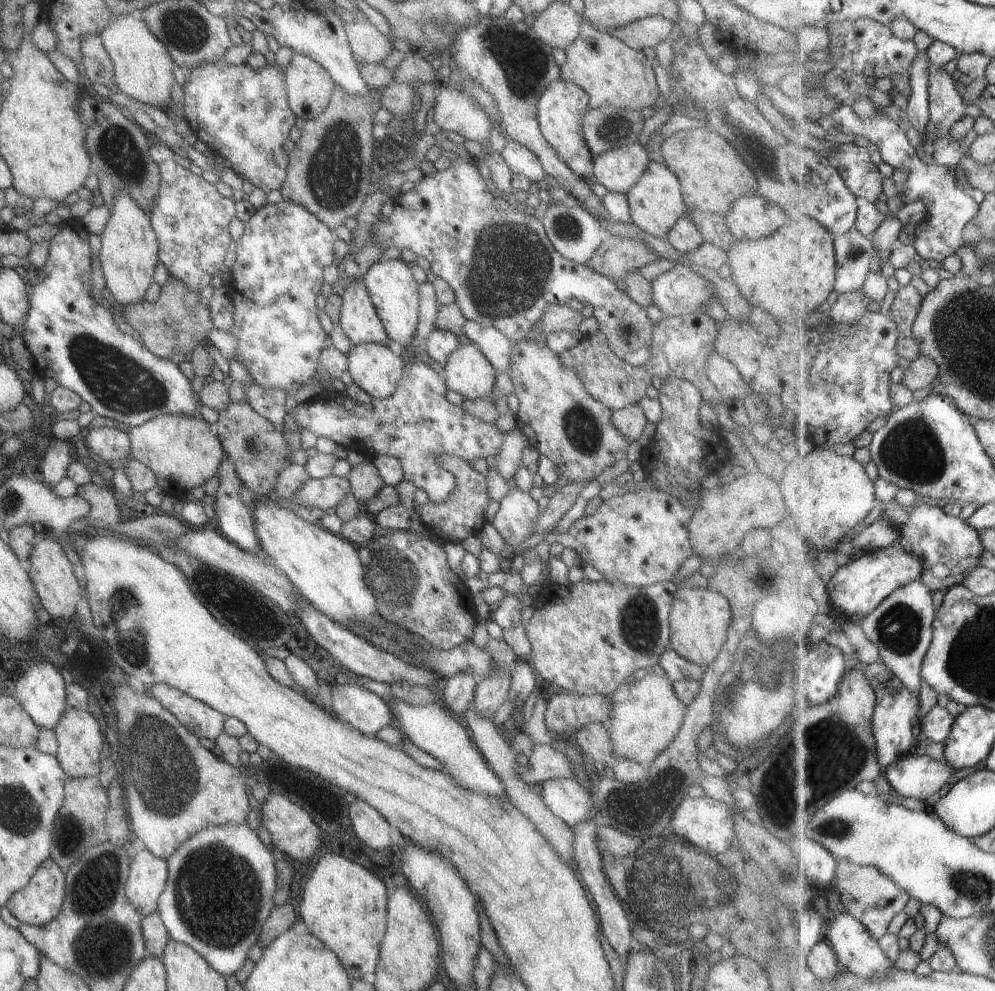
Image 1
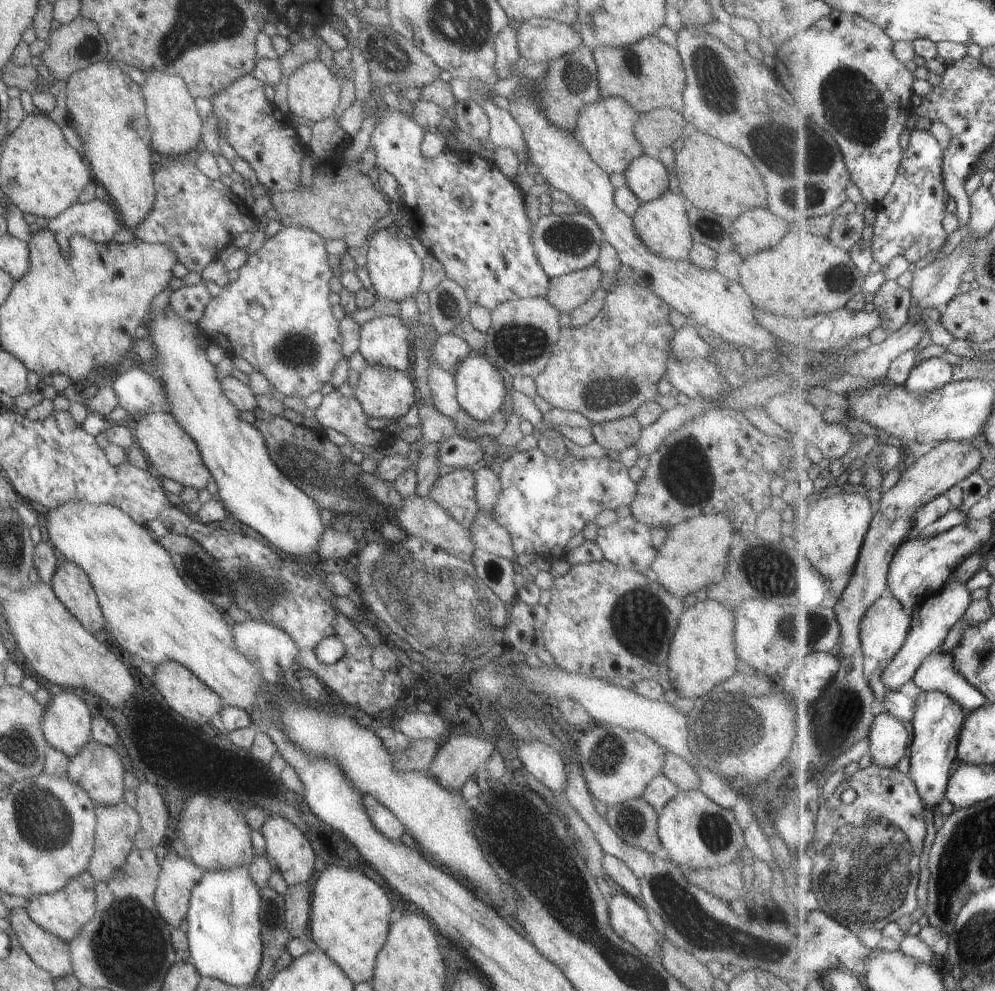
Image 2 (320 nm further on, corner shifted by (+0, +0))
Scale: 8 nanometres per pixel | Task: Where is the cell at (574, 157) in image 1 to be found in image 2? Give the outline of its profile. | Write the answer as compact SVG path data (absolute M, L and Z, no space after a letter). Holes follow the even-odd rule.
M600 97L579 108L572 136L597 168L601 168L608 175L621 173L633 158L643 153L639 142L633 136L635 120L637 116L625 100L618 97Z

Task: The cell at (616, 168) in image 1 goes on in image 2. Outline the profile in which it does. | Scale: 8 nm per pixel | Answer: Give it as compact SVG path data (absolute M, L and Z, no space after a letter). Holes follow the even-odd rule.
M654 154L633 158L621 174L629 192L640 202L654 200L668 188L668 173Z

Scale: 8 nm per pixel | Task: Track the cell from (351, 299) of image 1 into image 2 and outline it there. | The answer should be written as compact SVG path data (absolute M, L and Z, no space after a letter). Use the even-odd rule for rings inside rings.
M377 314L359 326L358 351L367 365L381 364L405 371L409 366L409 332L398 316Z

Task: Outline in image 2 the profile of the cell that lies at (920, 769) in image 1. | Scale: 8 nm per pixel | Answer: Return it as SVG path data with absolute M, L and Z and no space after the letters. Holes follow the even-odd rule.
M878 711L868 738L869 754L883 768L895 767L903 756L909 756L910 727L892 714Z

